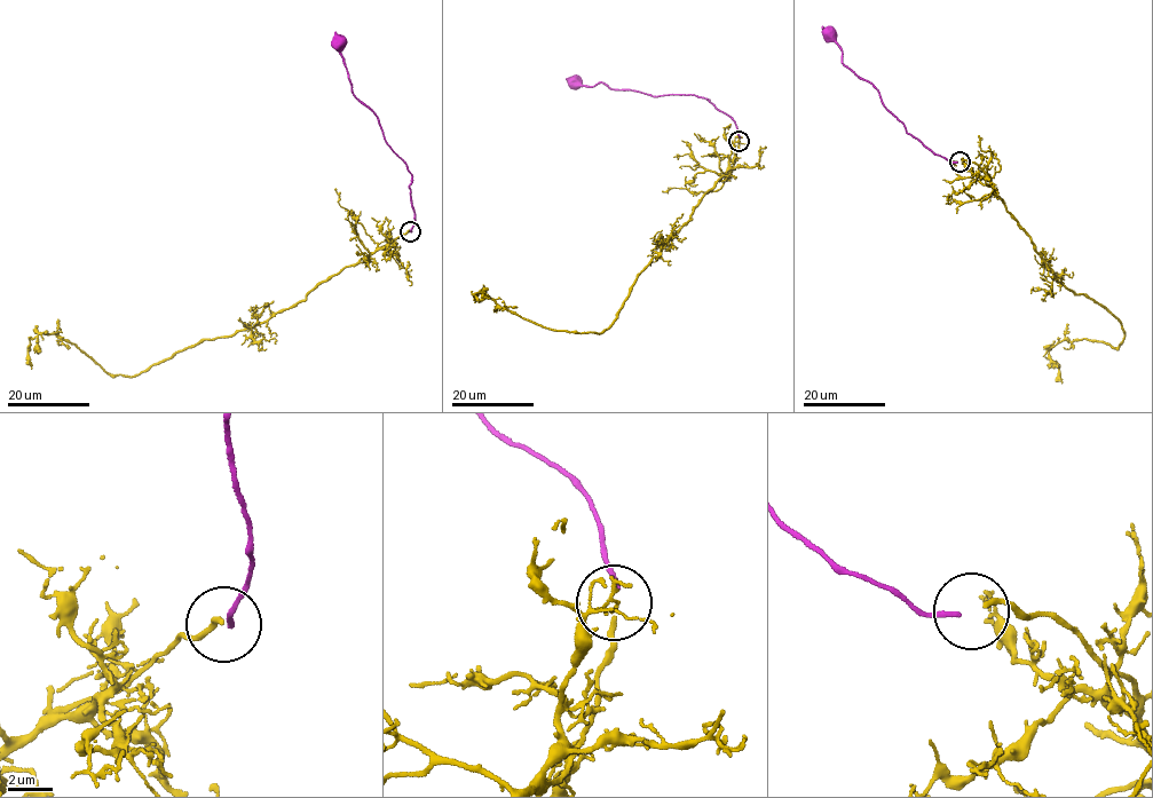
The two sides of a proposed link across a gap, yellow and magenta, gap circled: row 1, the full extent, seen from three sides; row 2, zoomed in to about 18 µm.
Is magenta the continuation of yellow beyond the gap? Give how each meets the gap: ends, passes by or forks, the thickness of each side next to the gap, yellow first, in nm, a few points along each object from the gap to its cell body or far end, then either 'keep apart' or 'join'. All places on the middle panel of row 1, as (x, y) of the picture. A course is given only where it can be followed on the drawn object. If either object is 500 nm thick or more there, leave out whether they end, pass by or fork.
yellow ends | magenta ends | 260/240 nm | yellow via (739, 143), (734, 164), (638, 276), (617, 317), (601, 332), (557, 331), (474, 293), (489, 298) | magenta via (740, 139), (734, 119), (704, 99), (692, 94), (657, 97), (613, 89), (600, 83), (591, 87), (575, 81) | keep apart

